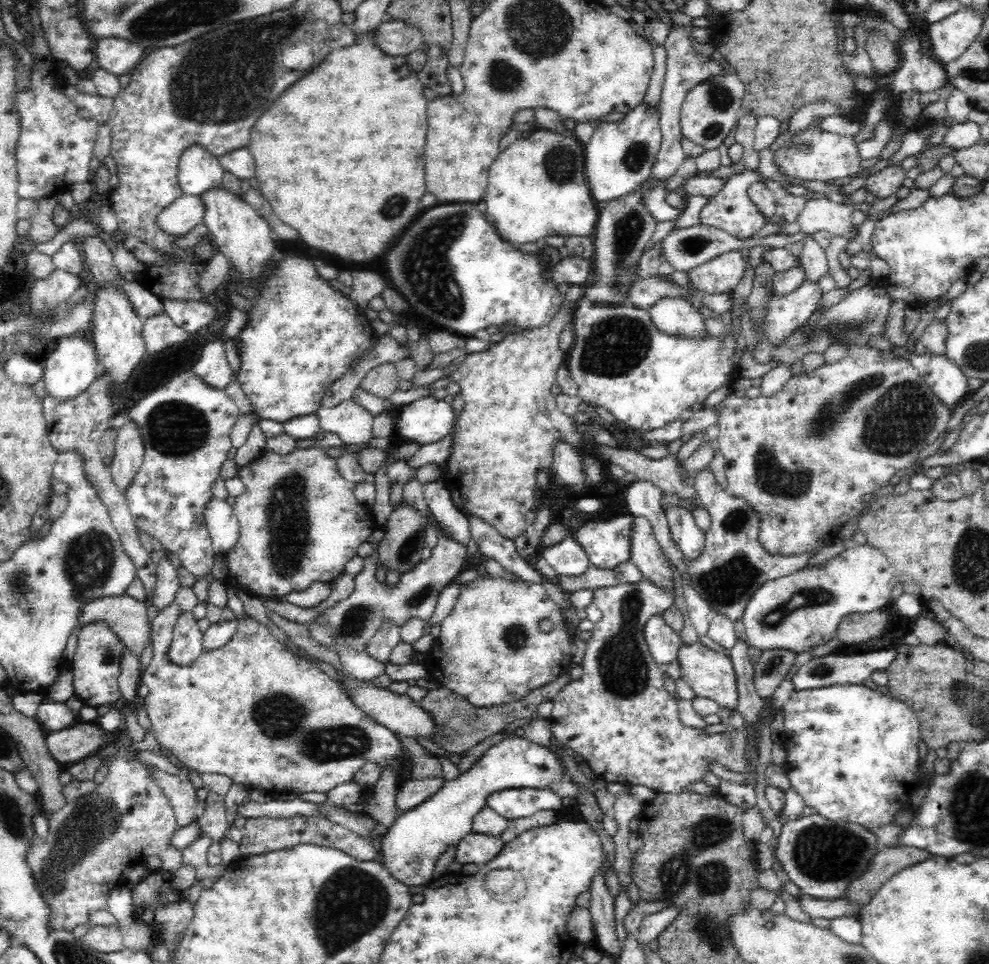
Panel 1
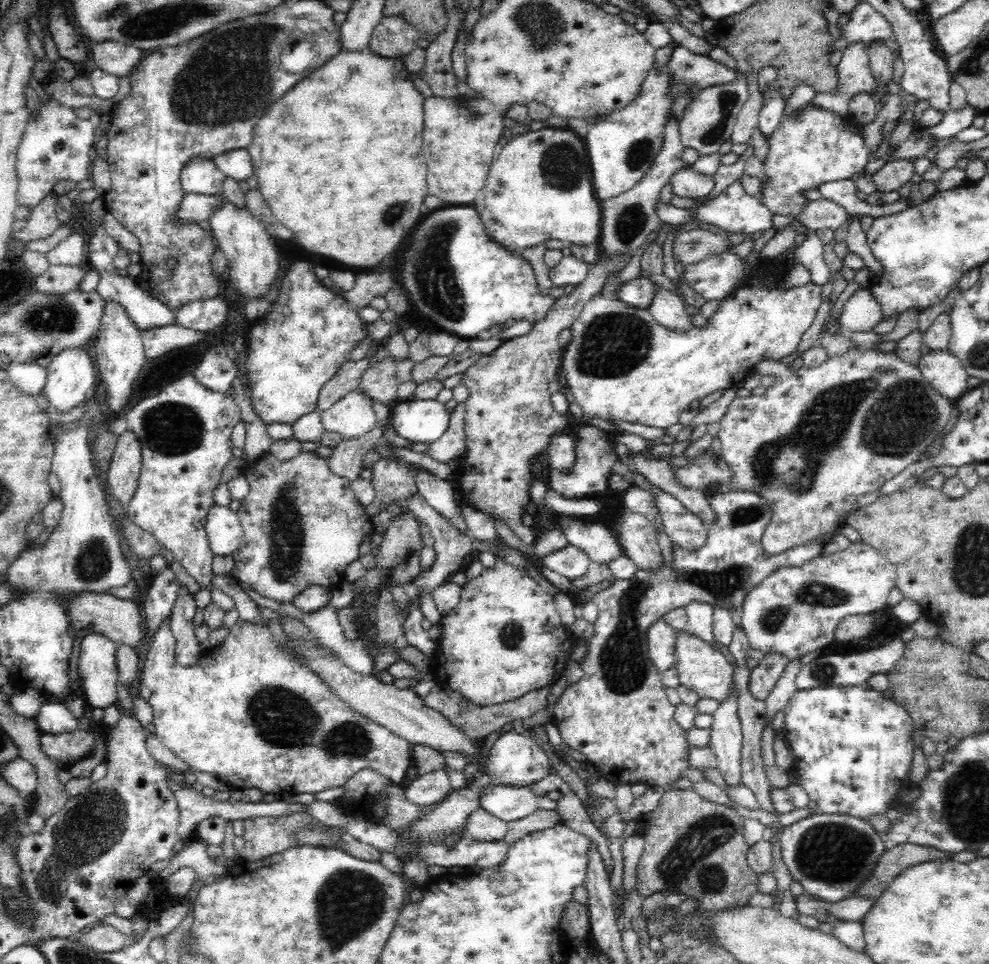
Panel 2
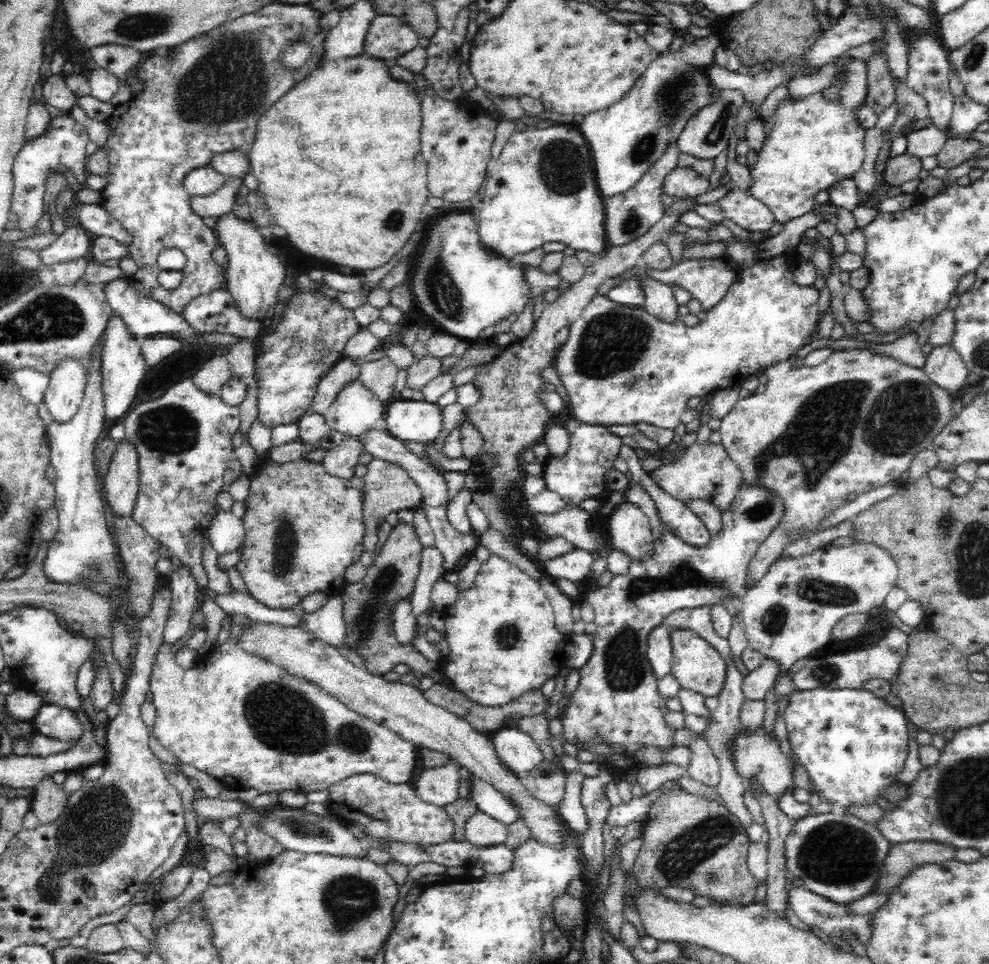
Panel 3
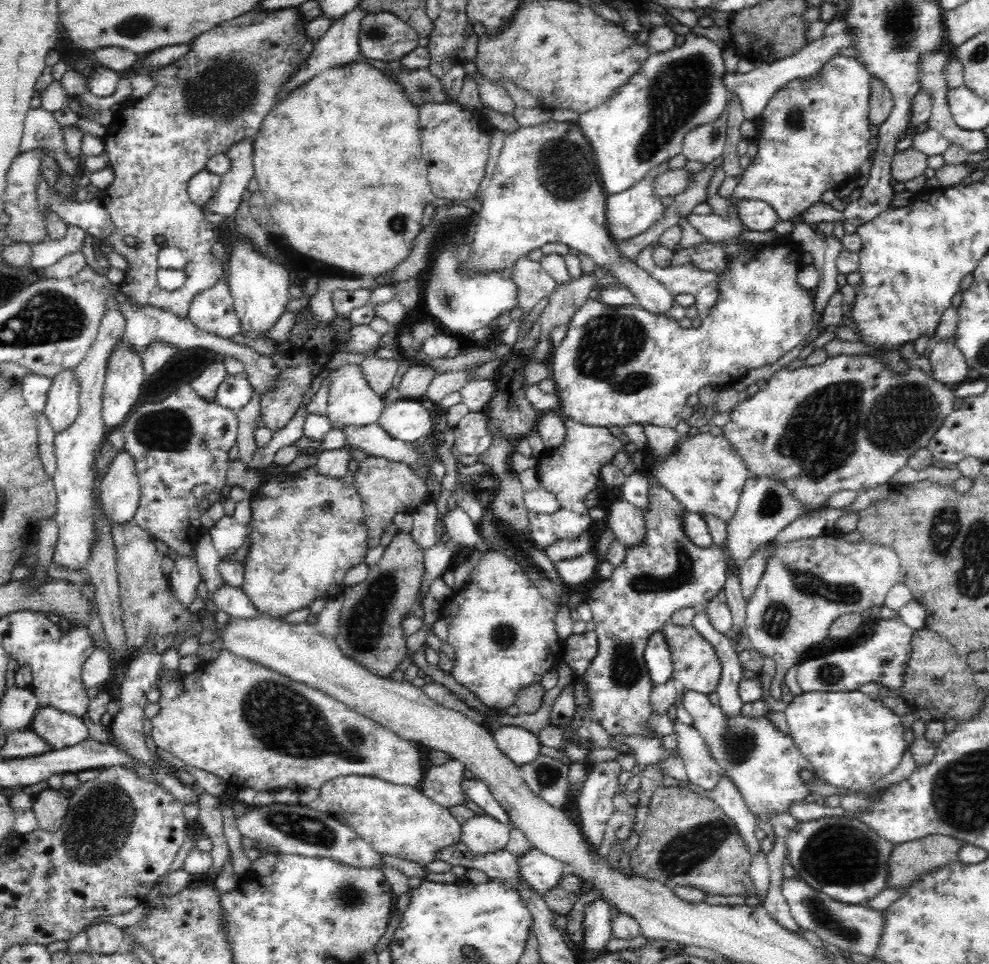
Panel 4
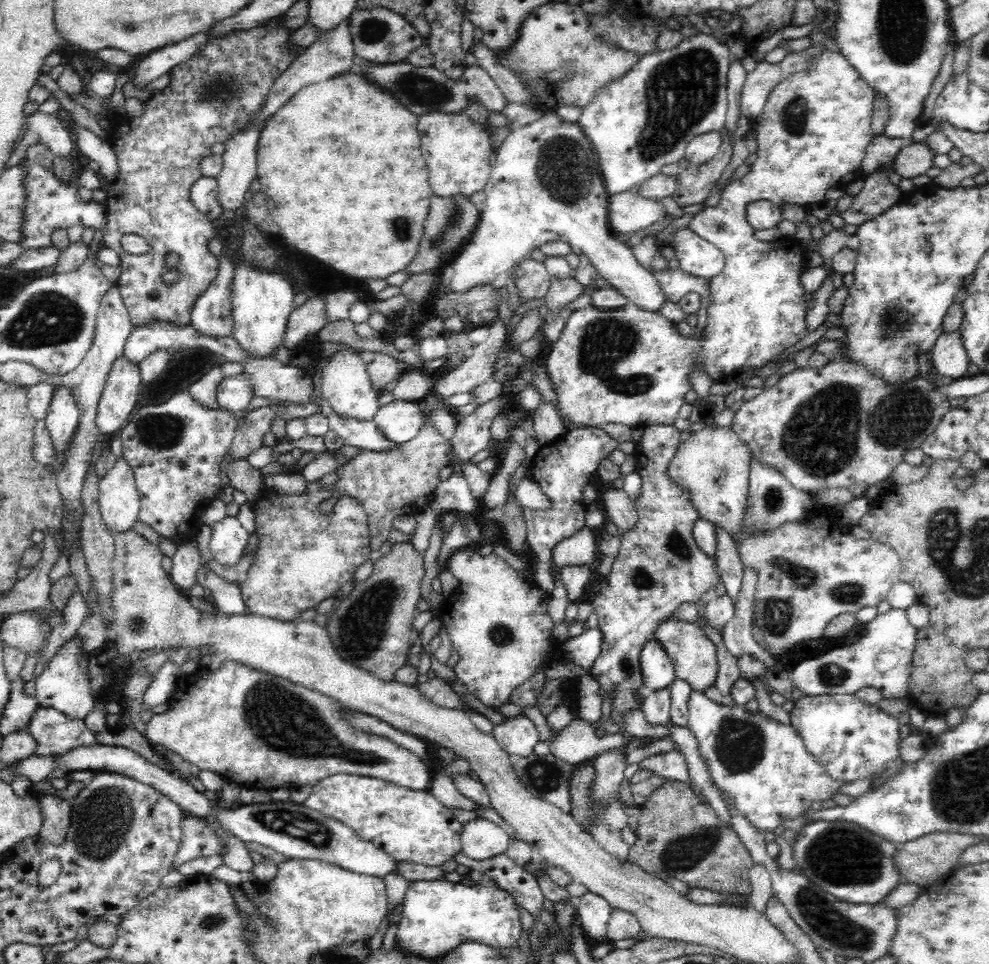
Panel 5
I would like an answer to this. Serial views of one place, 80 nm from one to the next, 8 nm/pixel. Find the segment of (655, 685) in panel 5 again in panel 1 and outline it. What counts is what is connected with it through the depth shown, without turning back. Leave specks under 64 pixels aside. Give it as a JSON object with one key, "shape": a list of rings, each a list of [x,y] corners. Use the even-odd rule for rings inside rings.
{"shape":[[[662,613],[653,615],[644,624],[643,640],[658,665],[668,666],[677,660],[682,641],[679,633],[664,622]]]}

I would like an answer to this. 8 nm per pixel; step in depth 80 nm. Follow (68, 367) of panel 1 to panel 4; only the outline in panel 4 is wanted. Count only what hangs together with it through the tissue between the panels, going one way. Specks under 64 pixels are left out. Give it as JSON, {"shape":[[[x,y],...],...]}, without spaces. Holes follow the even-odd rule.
{"shape":[[[75,368],[58,372],[52,378],[43,411],[55,432],[64,431],[74,423],[79,404],[80,382],[76,379]]]}

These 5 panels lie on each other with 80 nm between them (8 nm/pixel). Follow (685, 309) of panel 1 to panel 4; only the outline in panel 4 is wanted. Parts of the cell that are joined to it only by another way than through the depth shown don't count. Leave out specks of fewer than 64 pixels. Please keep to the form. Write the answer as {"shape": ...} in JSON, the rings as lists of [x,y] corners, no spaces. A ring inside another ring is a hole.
{"shape":[[[550,119],[545,123],[507,132],[505,143],[497,159],[494,176],[481,200],[478,226],[474,235],[470,237],[471,243],[465,268],[471,272],[503,271],[536,248],[541,248],[548,243],[562,243],[568,248],[574,248],[590,256],[597,266],[605,268],[610,275],[616,276],[624,287],[631,290],[631,294],[637,299],[637,304],[648,312],[669,316],[675,296],[672,296],[660,281],[650,276],[634,261],[619,256],[616,243],[606,227],[606,198],[607,194],[600,186],[593,150],[576,122],[559,123]]]}

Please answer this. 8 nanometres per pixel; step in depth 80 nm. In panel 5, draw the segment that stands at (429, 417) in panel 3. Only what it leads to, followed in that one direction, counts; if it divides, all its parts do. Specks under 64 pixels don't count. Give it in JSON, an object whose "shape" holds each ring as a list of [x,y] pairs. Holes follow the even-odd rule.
{"shape":[[[395,400],[381,406],[373,422],[389,442],[400,446],[420,433],[424,424],[424,412],[418,401]]]}

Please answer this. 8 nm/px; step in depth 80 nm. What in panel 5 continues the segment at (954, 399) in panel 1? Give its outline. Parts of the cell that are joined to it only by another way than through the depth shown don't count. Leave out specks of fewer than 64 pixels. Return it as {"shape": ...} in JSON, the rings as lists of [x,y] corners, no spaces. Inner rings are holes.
{"shape":[[[958,331],[942,333],[936,339],[931,350],[931,366],[938,375],[953,379],[954,381],[968,376],[966,369],[968,368],[970,361],[968,360],[967,352],[964,351],[963,340],[960,339],[960,333]]]}

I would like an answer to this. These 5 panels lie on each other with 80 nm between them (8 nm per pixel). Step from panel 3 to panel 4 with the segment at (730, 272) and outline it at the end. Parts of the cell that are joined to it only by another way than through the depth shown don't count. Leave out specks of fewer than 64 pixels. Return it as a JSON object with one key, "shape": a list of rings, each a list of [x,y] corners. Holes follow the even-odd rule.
{"shape":[[[652,245],[637,256],[635,263],[660,281],[672,296],[691,294],[694,297],[699,316],[692,320],[693,327],[699,327],[702,319],[708,316],[713,304],[716,304],[721,276],[719,272],[702,270],[691,262],[660,268],[652,262]]]}

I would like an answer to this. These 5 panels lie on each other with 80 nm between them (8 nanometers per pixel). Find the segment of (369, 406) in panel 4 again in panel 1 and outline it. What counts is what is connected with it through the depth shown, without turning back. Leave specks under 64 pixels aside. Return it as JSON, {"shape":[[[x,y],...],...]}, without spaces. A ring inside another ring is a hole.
{"shape":[[[349,399],[333,408],[322,405],[315,414],[322,432],[336,434],[344,446],[378,448],[387,457],[397,451],[391,445],[390,437],[373,436],[373,416],[354,400]]]}

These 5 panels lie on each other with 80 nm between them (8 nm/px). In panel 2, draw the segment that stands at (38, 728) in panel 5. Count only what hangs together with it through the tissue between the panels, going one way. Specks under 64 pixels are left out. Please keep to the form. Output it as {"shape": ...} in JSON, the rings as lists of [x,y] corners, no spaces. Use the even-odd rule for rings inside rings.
{"shape":[[[59,701],[44,702],[34,719],[44,735],[72,732],[78,728],[79,722],[66,705]]]}

